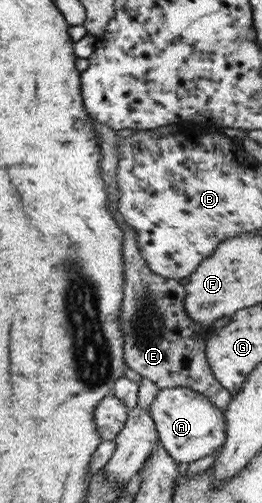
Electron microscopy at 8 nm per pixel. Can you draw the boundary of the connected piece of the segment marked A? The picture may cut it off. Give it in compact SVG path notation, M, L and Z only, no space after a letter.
M184 387L159 389L150 404L150 417L160 445L175 463L192 463L214 451L219 451L225 440L223 412L198 392Z

